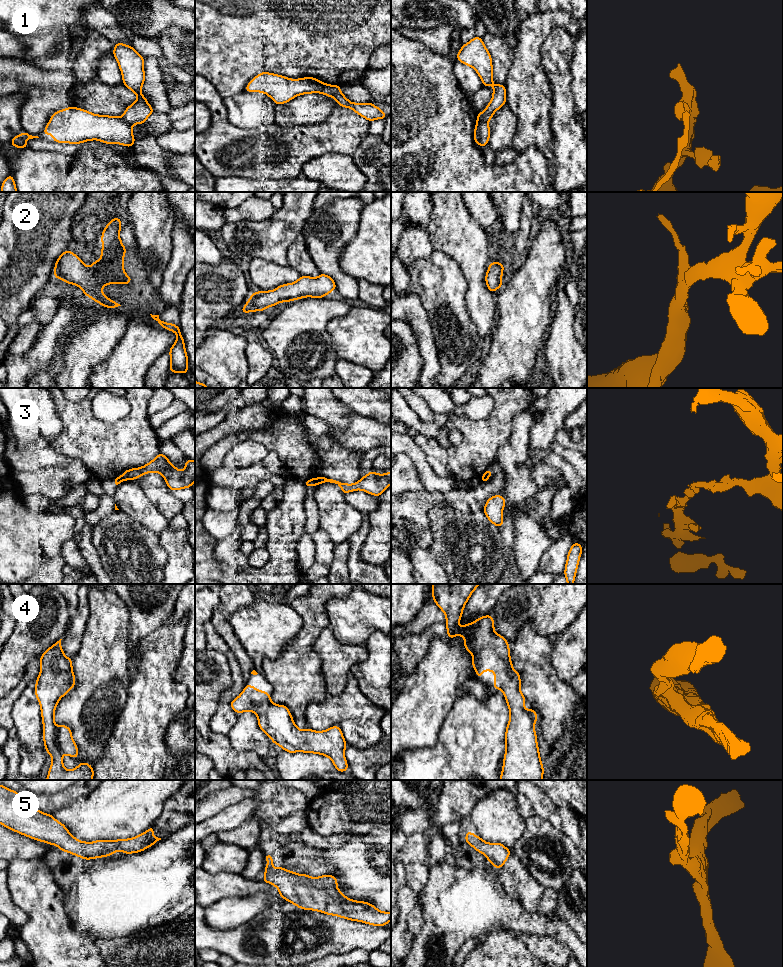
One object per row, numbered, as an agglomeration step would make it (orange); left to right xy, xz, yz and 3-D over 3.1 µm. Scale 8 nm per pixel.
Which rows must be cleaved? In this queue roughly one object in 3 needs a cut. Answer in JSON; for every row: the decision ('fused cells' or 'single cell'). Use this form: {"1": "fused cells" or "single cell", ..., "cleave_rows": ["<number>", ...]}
{"1": "fused cells", "2": "single cell", "3": "fused cells", "4": "single cell", "5": "single cell", "cleave_rows": ["1", "3"]}

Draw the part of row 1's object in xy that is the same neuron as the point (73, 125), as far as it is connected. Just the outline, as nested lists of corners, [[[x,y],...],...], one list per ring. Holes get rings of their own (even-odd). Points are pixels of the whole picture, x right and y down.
[[[76,107],[56,111],[43,132],[45,136],[51,133],[57,143],[79,144],[99,140],[132,147],[135,142],[132,125],[122,117],[96,115]]]

